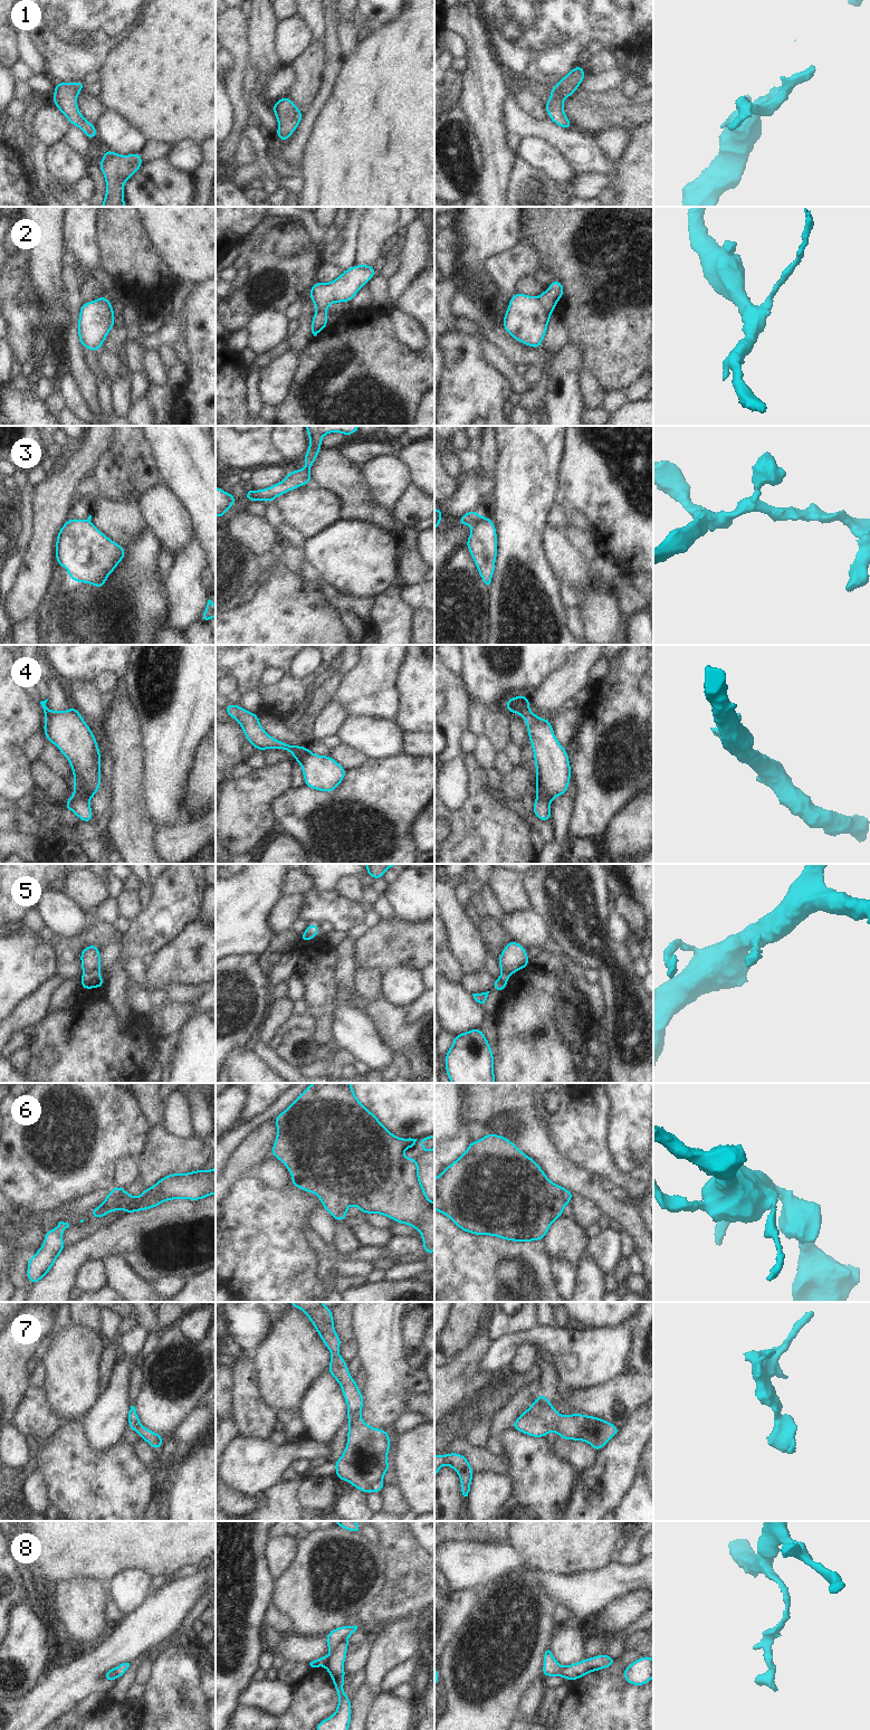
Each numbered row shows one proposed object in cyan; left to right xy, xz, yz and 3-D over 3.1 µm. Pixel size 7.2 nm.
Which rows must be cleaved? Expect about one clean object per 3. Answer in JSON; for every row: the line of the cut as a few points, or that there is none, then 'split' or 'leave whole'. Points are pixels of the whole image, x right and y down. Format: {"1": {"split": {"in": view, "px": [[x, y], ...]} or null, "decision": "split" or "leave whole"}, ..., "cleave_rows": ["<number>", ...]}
{"1": {"split": null, "decision": "leave whole"}, "2": {"split": {"in": "yz", "px": [[538, 297], [550, 313]]}, "decision": "split"}, "3": {"split": {"in": "yz", "px": [[490, 519], [484, 519], [472, 524]]}, "decision": "split"}, "4": {"split": {"in": "xz", "px": [[307, 748], [304, 753], [295, 758]]}, "decision": "split"}, "5": {"split": {"in": "xy", "px": [[98, 970], [84, 973]]}, "decision": "split"}, "6": {"split": {"in": "yz", "px": [[564, 1189], [563, 1194], [567, 1201]]}, "decision": "split"}, "7": {"split": null, "decision": "leave whole"}, "8": {"split": {"in": "xz", "px": [[345, 1640], [332, 1651]]}, "decision": "split"}, "cleave_rows": ["2", "3", "4", "5", "6", "8"]}

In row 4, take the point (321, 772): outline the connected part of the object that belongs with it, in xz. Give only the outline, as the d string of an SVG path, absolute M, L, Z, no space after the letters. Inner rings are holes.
M308 748L305 754L295 759L302 766L305 787L324 792L333 792L347 771L331 755L314 754Z

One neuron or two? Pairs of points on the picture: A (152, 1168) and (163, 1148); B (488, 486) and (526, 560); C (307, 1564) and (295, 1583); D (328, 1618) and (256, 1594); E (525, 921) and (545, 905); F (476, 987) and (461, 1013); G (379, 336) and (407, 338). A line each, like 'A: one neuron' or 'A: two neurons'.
A: one neuron
B: two neurons
C: one neuron
D: two neurons
E: two neurons
F: two neurons
G: two neurons

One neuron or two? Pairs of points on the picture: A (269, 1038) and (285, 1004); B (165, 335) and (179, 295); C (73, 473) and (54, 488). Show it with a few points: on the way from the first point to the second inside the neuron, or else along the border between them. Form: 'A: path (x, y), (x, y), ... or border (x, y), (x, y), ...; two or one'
A: path (269, 1029), (269, 1025), (277, 1013); one
B: path (172, 325), (175, 319), (177, 305); one
C: path (68, 477), (58, 487); one

